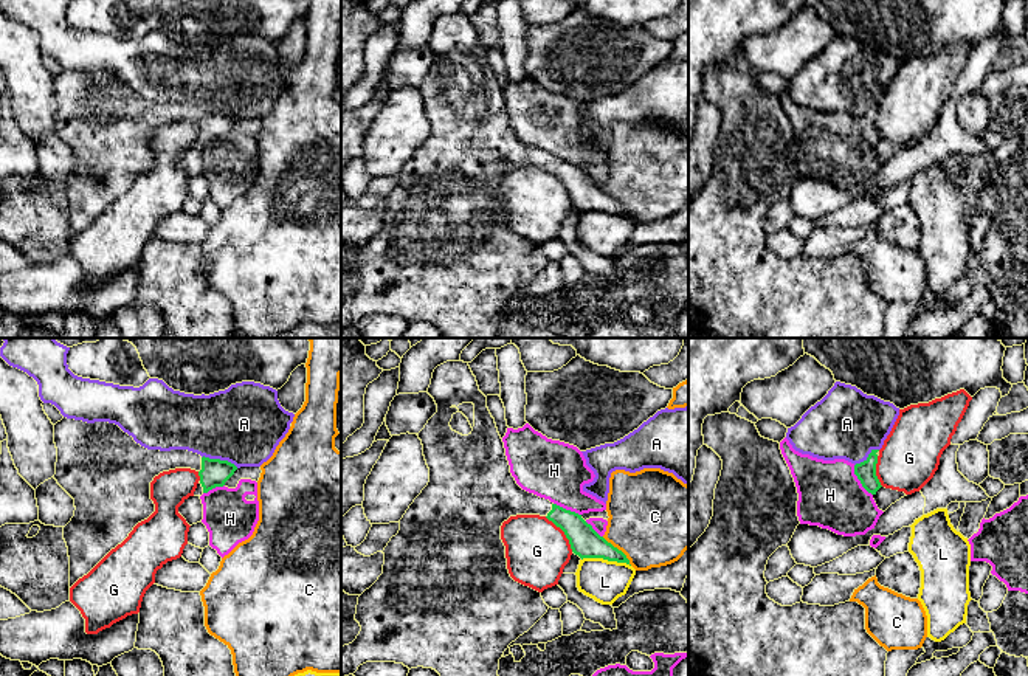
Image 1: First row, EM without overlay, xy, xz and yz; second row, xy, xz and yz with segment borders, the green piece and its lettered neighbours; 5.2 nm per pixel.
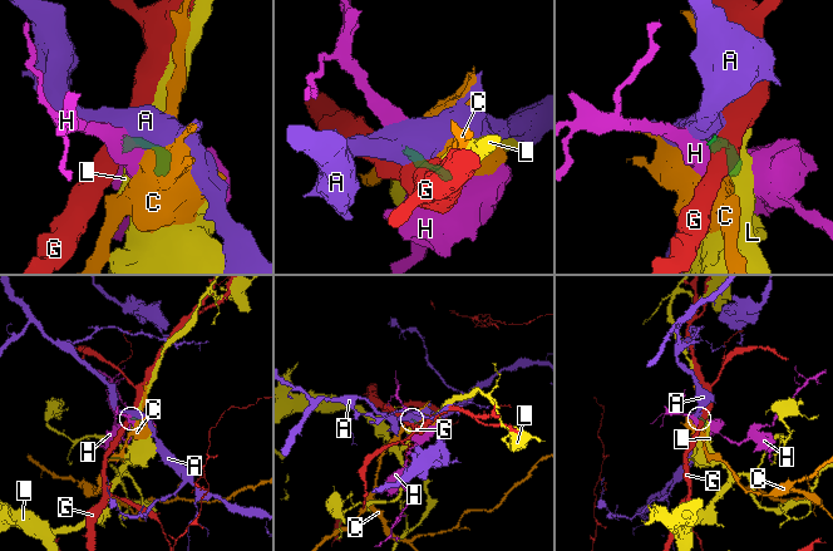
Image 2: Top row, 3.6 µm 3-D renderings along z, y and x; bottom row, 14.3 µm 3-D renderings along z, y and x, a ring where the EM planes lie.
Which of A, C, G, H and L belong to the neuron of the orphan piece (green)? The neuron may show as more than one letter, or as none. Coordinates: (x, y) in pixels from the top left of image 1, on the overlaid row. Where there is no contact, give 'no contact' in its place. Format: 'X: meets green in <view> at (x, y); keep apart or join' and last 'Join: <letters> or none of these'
A: meets green in xy at (219, 459); keep apart
C: meets green in xz at (617, 549); keep apart
G: meets green in xz at (563, 531); keep apart
H: meets green in yz at (859, 479); keep apart
L: meets green in xz at (607, 558); keep apart
Join: none of these

